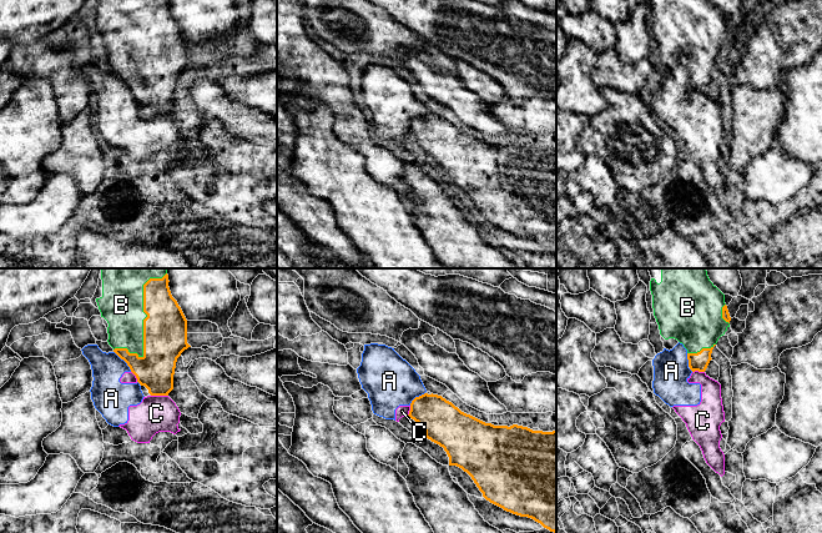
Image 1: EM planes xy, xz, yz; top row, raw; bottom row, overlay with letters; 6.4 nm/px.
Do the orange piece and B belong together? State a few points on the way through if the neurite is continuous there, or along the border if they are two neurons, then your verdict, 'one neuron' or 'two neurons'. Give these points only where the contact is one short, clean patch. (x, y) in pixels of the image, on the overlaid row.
one neuron

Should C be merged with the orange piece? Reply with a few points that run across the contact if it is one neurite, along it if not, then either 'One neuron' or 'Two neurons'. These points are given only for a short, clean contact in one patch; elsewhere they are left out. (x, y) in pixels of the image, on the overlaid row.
Two neurons

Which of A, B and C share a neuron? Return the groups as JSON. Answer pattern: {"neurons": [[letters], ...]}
{"neurons": [["A", "C"], ["B"]]}

